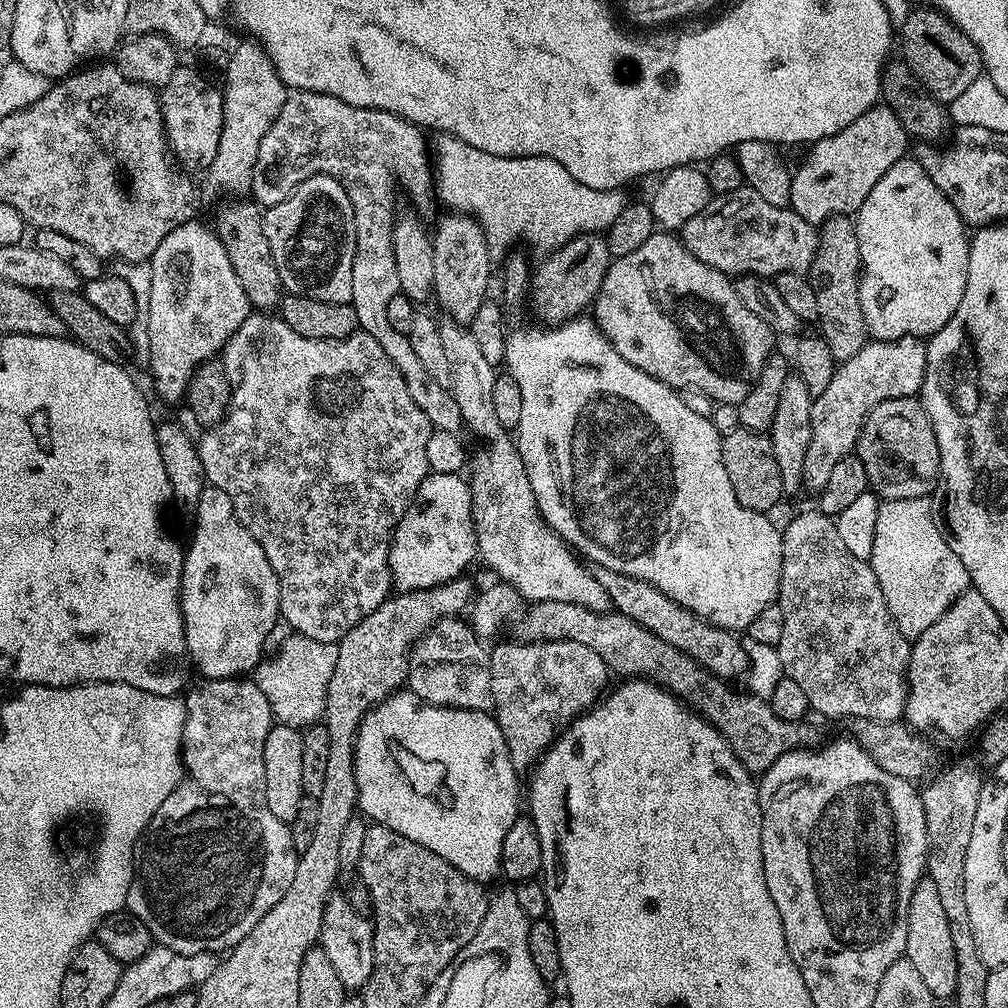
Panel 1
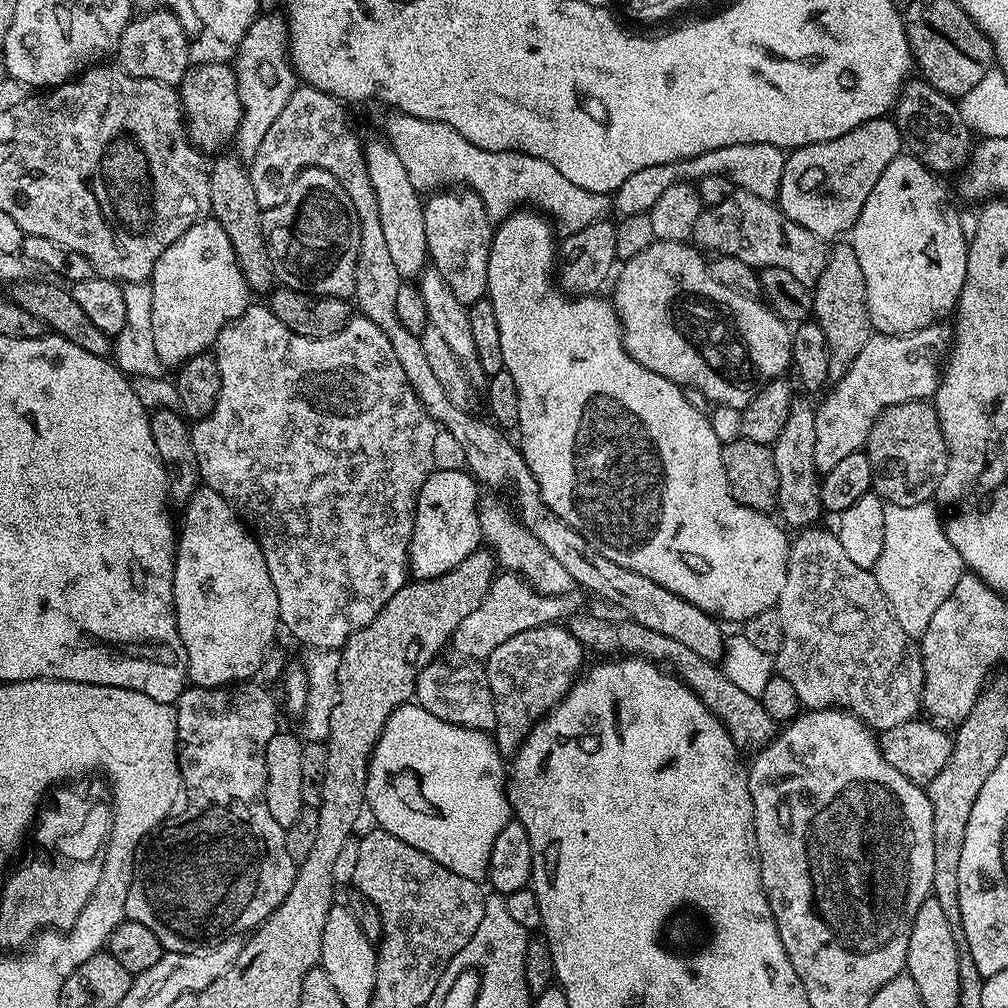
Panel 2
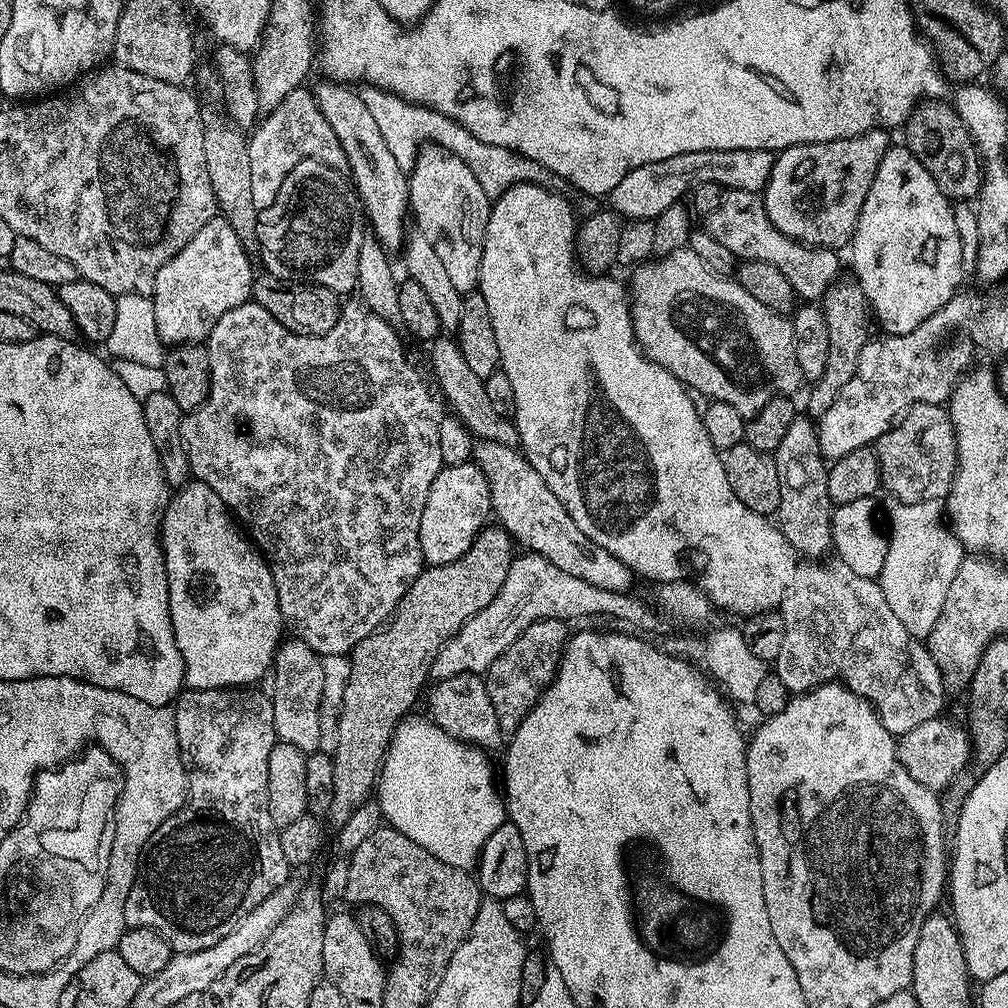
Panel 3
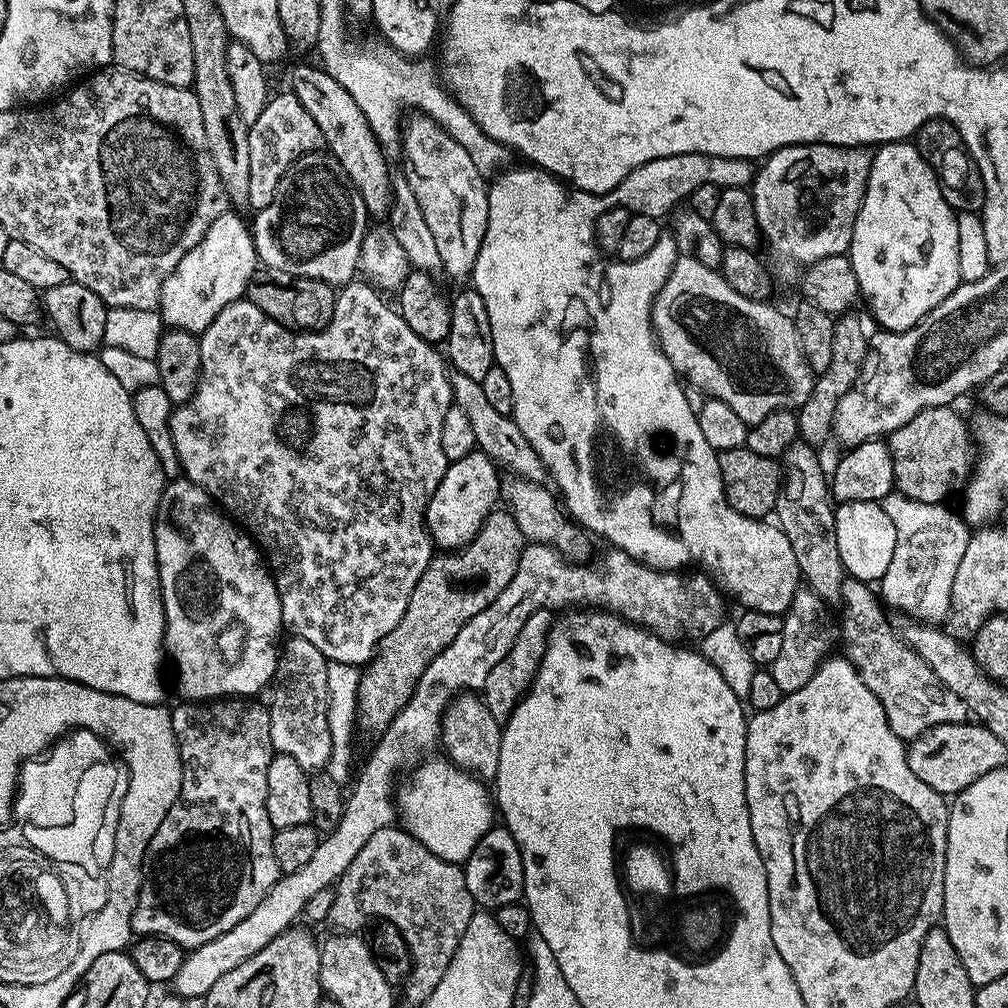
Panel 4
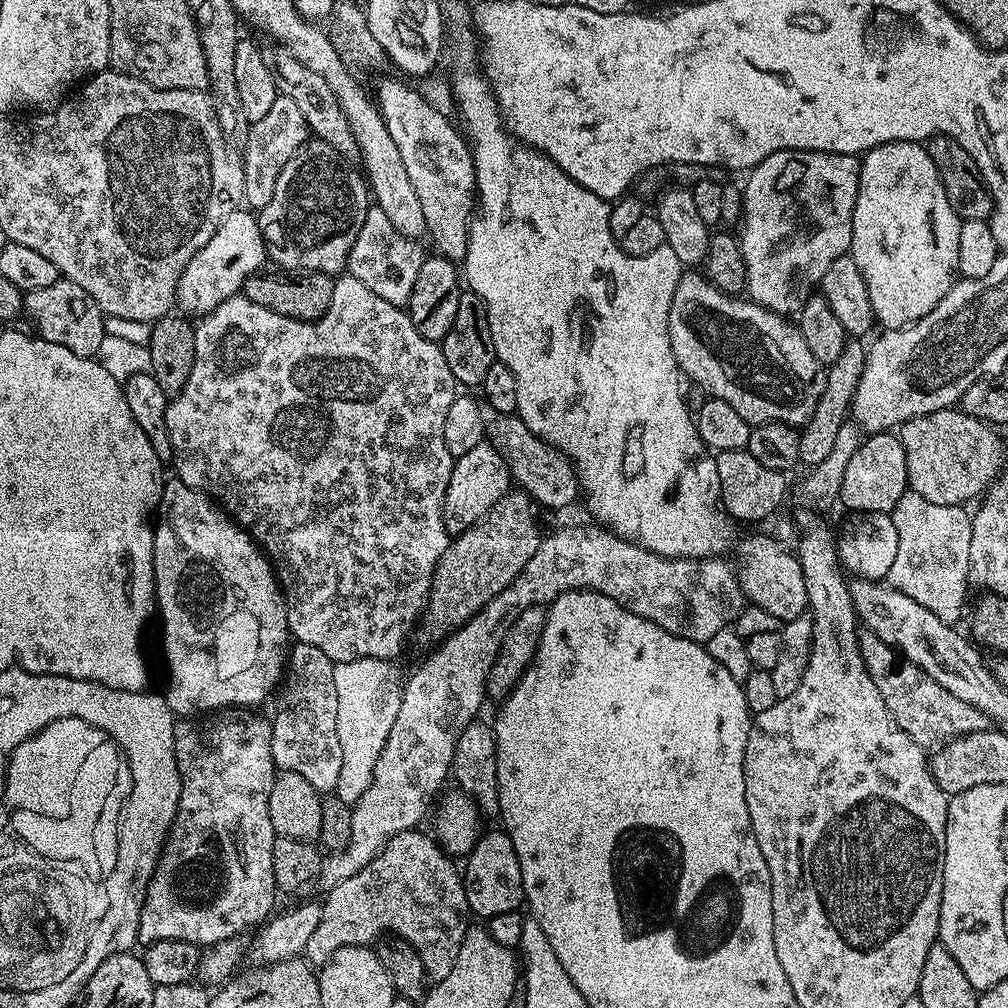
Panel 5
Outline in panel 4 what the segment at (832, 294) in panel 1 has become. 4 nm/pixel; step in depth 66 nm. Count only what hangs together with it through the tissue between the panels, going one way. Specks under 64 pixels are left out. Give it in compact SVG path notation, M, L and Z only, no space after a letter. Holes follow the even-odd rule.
M845 314L836 320L830 366L826 366L826 370L816 376L816 385L812 387L810 398L806 398L806 402L798 410L796 421L800 427L799 439L803 443L821 446L820 444L833 439L832 427L834 414L838 410L838 402L842 402L846 390L856 385L856 379L860 377L869 347L869 333L864 333L864 324L856 317L856 314Z

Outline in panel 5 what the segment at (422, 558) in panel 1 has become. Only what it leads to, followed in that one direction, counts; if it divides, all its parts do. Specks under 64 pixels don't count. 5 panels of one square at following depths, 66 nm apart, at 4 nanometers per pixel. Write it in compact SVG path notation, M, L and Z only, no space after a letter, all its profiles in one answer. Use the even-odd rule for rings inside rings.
M479 444L467 454L455 457L450 482L444 495L444 525L449 534L459 534L474 526L474 522L478 522L478 518L482 518L482 514L486 514L486 510L490 510L490 506L498 502L498 498L510 491L512 483L508 464L492 444Z

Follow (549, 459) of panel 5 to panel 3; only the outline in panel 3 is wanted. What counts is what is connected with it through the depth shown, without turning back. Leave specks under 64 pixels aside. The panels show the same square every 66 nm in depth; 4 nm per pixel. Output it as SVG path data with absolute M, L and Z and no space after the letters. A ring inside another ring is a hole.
M441 334L431 341L428 356L432 359L432 370L436 374L436 382L440 386L438 392L446 401L447 407L461 420L473 437L479 441L502 442L511 448L520 443L520 435L511 419L494 411L494 406L486 394L484 380L470 370L466 358L462 358L462 350L456 345L451 335Z

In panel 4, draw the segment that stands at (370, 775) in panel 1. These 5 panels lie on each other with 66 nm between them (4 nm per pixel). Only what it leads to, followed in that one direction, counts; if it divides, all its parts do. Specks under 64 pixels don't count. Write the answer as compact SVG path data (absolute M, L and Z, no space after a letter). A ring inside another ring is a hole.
M428 758L411 773L408 781L395 789L398 820L430 854L438 854L451 864L463 865L474 846L494 826L494 800L483 783L447 758ZM420 768L420 769L419 769ZM417 771L417 772L416 772ZM416 772L416 773L415 773ZM404 784L404 785L403 785ZM493 816L493 820L492 820Z

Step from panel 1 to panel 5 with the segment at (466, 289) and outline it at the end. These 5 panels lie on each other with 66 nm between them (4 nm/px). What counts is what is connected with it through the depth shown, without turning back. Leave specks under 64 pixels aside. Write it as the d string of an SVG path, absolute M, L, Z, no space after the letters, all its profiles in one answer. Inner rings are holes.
M388 80L380 88L380 93L374 96L375 103L378 105L382 118L386 122L386 130L390 130L390 138L394 138L394 146L398 146L398 154L402 154L402 166L406 166L406 174L410 178L410 186L414 186L414 194L418 194L418 202L422 202L422 215L426 217L426 226L428 227L427 239L432 239L432 244L437 253L446 257L453 262L463 261L466 250L468 249L468 226L474 215L474 209L477 207L476 199L476 171L472 162L472 154L470 144L467 139L448 121L449 117L443 112L439 112L434 106L430 106L430 102L426 102L423 91L411 88L408 84L402 84L398 80Z

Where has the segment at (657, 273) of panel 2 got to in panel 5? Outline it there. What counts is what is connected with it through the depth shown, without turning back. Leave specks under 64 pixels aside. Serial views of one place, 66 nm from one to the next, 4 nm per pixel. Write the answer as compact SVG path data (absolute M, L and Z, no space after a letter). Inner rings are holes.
M688 270L681 275L670 302L670 346L674 350L676 365L687 379L689 376L688 380L701 387L711 399L730 402L730 406L734 406L734 410L738 410L748 424L755 426L782 422L803 426L810 414L814 414L818 398L822 398L826 368L818 362L818 358L814 358L814 354L810 354L810 346L806 346L806 338L802 338L799 327L788 320L791 319L771 312L761 304L718 290L707 276L696 270Z

